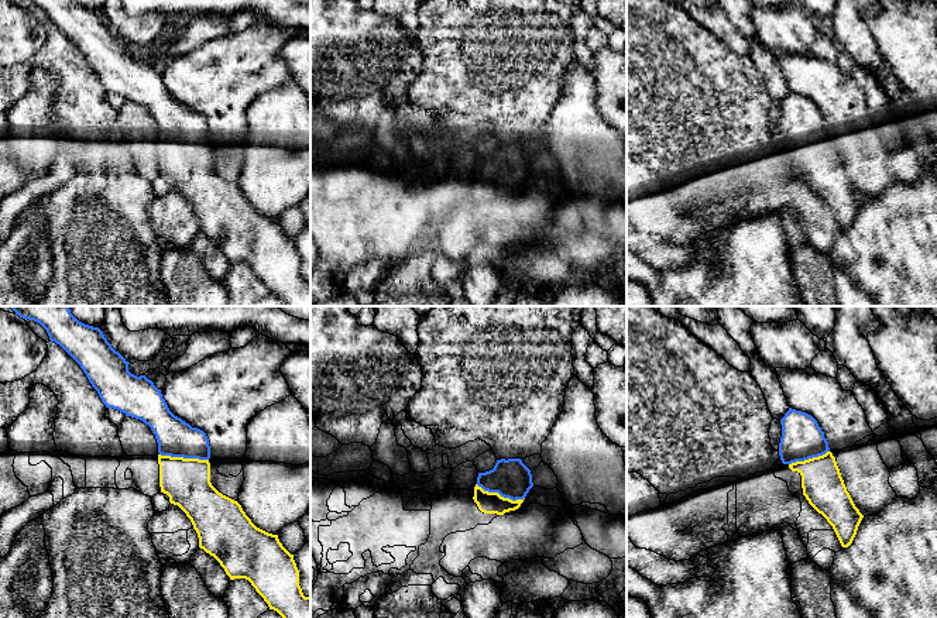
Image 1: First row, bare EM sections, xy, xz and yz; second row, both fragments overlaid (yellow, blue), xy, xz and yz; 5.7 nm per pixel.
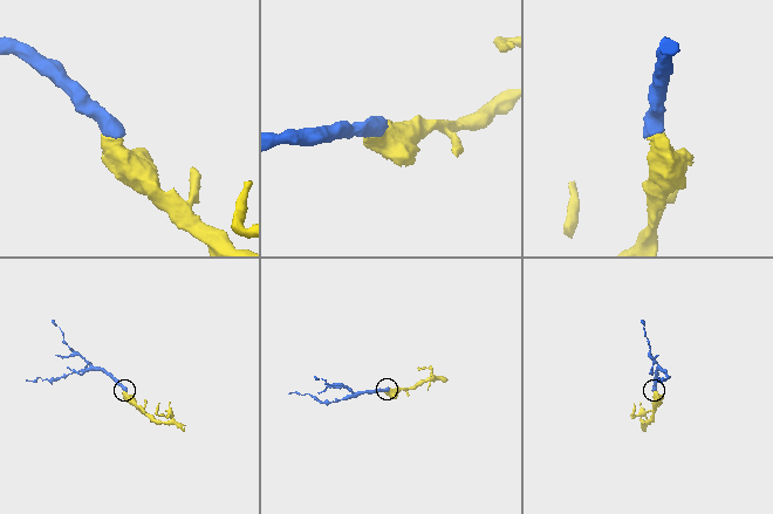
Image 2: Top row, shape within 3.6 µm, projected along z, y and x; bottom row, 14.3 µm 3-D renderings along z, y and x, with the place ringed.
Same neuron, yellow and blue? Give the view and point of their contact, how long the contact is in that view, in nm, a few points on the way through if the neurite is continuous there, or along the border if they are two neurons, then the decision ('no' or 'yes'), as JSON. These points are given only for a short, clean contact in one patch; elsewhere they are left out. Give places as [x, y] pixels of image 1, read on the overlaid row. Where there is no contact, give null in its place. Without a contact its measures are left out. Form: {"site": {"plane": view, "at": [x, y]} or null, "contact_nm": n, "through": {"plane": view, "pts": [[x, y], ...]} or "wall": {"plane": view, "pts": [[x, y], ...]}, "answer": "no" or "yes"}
{"site": {"plane": "xy", "at": [182, 457]}, "contact_nm": 280, "through": {"plane": "xy", "pts": [[186, 481], [182, 457], [182, 449], [175, 438]]}, "answer": "yes"}

